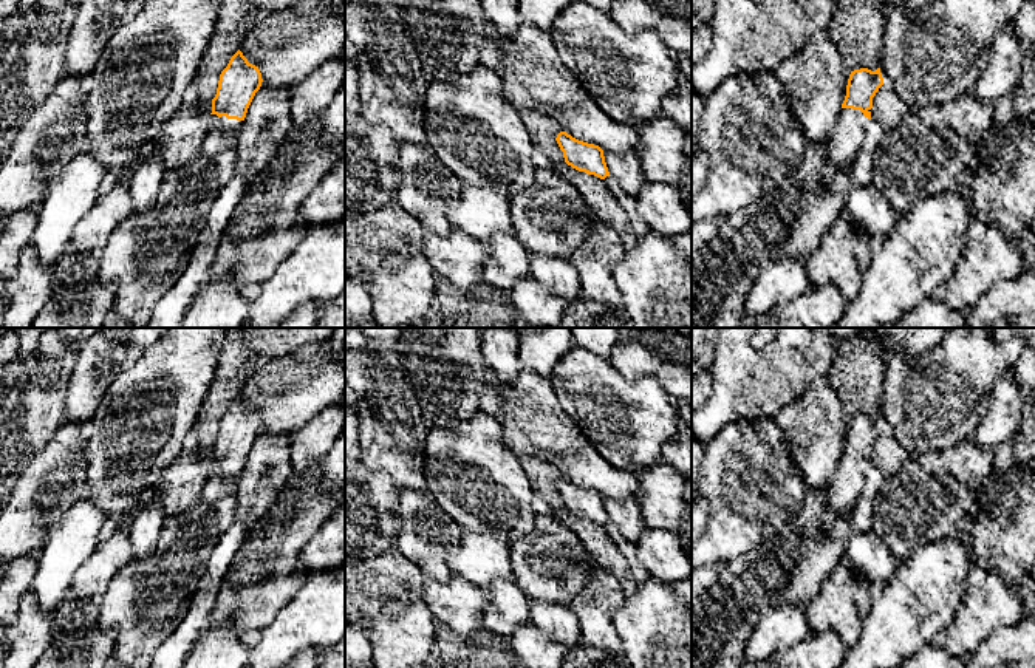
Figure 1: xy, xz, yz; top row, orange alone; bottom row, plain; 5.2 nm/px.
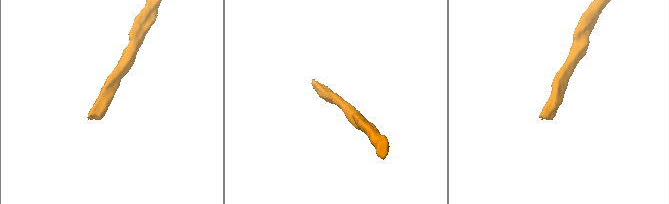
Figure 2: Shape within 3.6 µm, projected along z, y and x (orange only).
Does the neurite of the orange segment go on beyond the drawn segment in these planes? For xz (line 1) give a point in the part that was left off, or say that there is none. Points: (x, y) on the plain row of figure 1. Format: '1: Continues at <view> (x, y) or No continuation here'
1: No continuation here

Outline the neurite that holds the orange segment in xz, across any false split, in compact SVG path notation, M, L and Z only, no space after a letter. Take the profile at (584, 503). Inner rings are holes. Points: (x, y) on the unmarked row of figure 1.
M560 478L555 487L563 498L565 509L572 515L600 526L610 523L603 496L599 492L579 487L566 478Z

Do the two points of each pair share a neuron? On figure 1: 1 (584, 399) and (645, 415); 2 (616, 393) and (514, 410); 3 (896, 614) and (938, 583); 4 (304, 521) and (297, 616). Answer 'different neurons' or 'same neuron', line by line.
1: same neuron
2: different neurons
3: same neuron
4: different neurons

